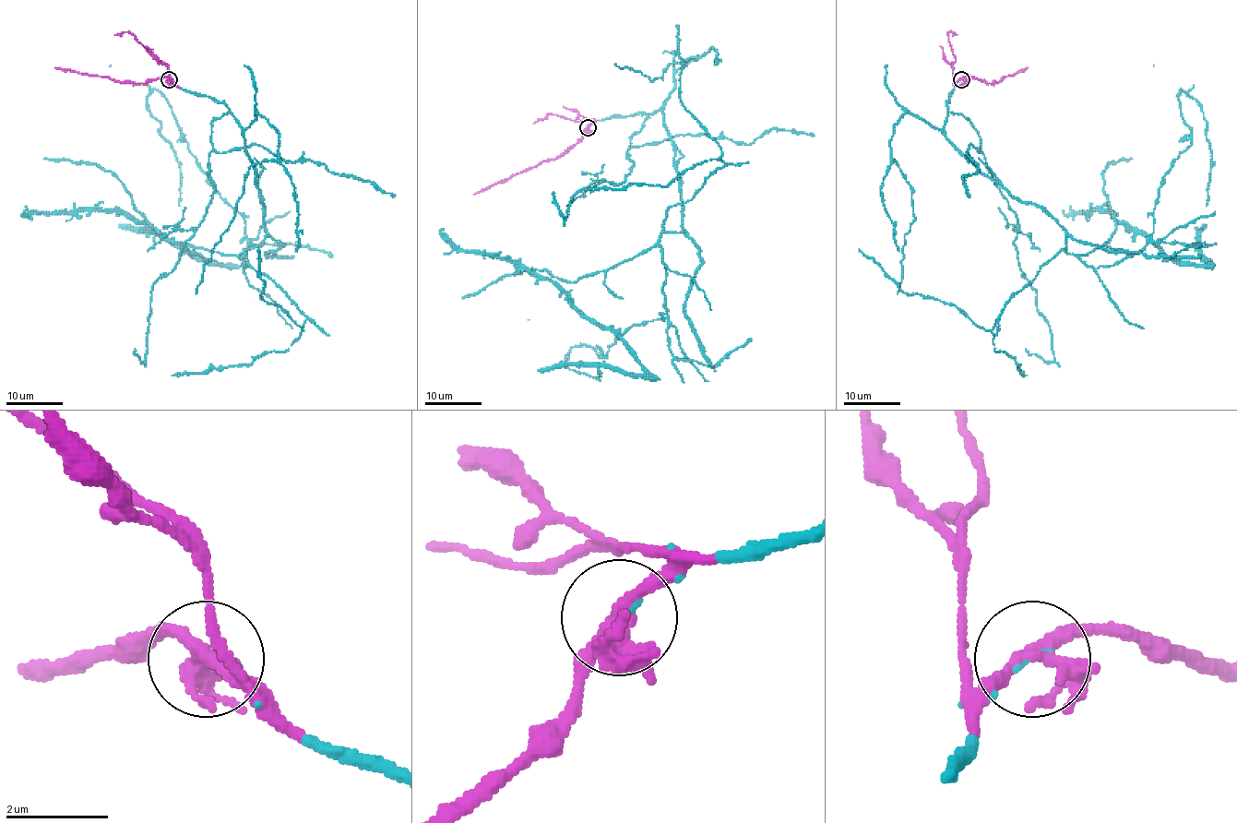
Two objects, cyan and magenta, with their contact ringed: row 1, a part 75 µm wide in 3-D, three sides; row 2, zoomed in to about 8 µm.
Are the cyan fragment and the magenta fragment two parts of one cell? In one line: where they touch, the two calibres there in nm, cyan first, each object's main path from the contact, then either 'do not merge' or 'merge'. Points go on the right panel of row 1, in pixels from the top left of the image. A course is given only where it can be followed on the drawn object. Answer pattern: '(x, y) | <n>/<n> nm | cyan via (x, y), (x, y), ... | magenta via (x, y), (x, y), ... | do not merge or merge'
(961, 79) | 70/280 nm | cyan via (961, 78), (944, 135), (1095, 268), (1150, 240), (1158, 188), (1190, 144), (1181, 89), (1206, 123), (1206, 206) | magenta via (961, 78), (974, 76), (987, 83), (995, 83), (1028, 67) | merge

